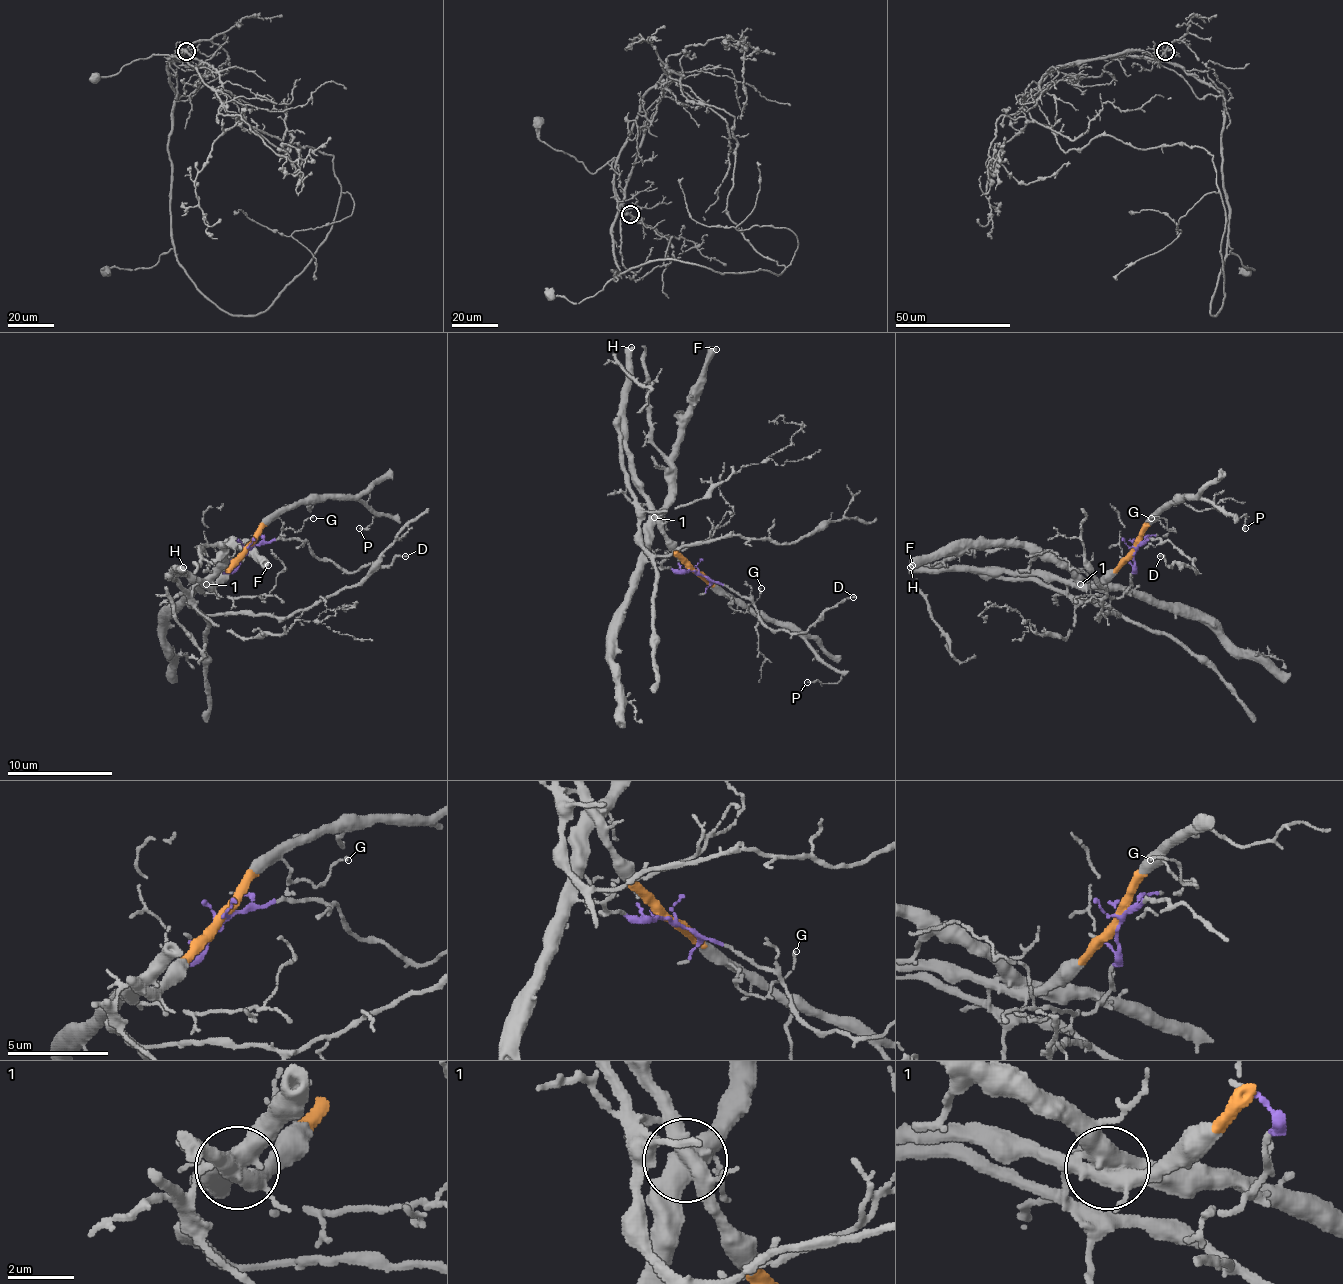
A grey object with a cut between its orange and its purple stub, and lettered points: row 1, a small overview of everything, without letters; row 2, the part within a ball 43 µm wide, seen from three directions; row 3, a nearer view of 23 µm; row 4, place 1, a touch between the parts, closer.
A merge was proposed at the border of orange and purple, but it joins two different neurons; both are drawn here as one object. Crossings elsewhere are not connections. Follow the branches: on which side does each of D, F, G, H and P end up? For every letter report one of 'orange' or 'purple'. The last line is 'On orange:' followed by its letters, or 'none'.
D: purple
F: purple
G: orange
H: orange
P: orange
On orange: G, H, P

